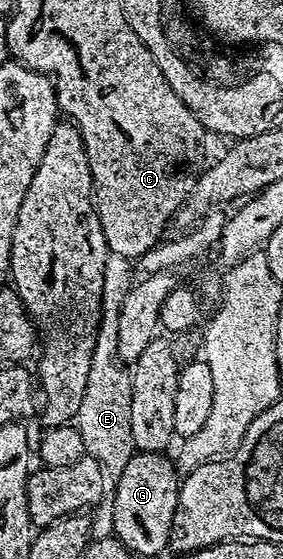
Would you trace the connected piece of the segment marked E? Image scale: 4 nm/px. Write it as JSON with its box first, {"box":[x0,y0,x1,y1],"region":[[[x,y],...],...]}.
{"box":[76,309,136,476],"region":[[[103,309],[95,336],[88,383],[85,386],[84,399],[76,417],[76,427],[84,441],[87,455],[96,458],[112,476],[122,473],[124,466],[136,454],[132,442],[131,424],[131,382],[133,377],[118,359],[118,336],[118,309]]]}

